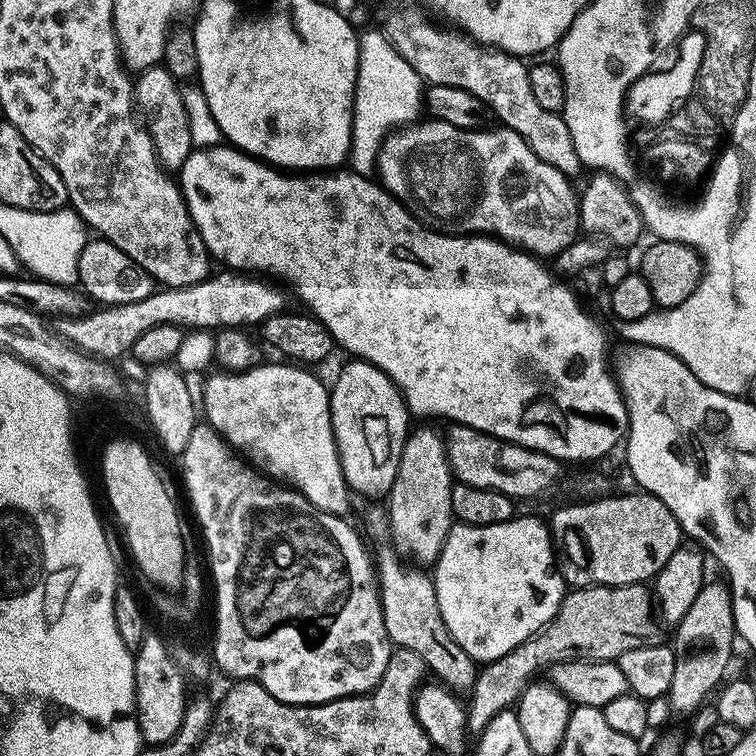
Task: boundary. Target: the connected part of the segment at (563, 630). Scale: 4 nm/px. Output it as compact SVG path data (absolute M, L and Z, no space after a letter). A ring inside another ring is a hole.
M643 583L617 588L607 588L601 584L576 586L565 591L554 618L550 618L546 626L526 638L526 642L514 646L510 654L487 661L477 671L476 681L466 700L468 732L480 733L490 722L490 718L494 718L494 714L509 711L528 685L539 677L536 675L540 671L541 675L554 665L571 660L619 661L626 650L653 643L657 639L656 626L658 627L654 619L654 600Z

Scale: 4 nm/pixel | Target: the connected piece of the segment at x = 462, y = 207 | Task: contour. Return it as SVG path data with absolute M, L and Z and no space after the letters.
M431 118L401 126L385 136L376 156L375 175L384 189L427 227L457 236L494 236L537 258L554 258L575 242L581 231L577 193L572 193L569 177L530 150L514 130L492 127L462 130Z

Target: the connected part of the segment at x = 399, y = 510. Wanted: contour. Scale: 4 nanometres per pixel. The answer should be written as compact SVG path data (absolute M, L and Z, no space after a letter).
M413 427L404 443L402 458L398 462L398 474L386 497L390 540L401 557L420 566L435 565L448 532L454 527L450 506L453 483L445 437L441 433L439 436L432 428Z

